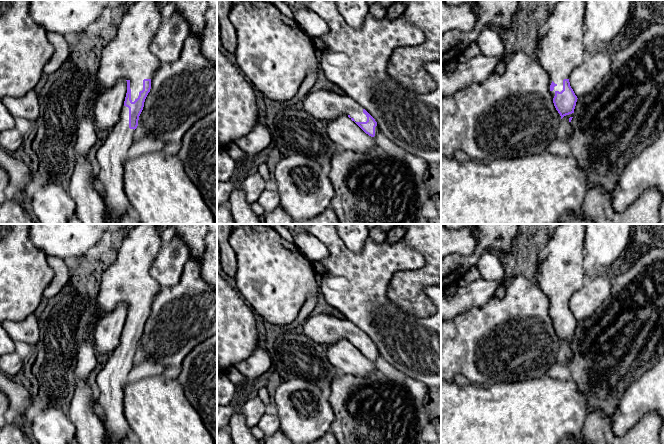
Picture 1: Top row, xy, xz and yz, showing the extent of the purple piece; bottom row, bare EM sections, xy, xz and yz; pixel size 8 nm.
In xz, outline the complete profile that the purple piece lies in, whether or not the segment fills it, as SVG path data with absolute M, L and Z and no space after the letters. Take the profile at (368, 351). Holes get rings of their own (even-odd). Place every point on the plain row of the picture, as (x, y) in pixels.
M311 314L302 324L302 333L318 344L329 345L339 340L348 340L366 358L374 361L380 357L375 343L355 324L328 314Z

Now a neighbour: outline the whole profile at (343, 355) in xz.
M342 339L327 345L327 347L328 361L342 374L366 377L377 370L375 362L366 358L348 340Z

